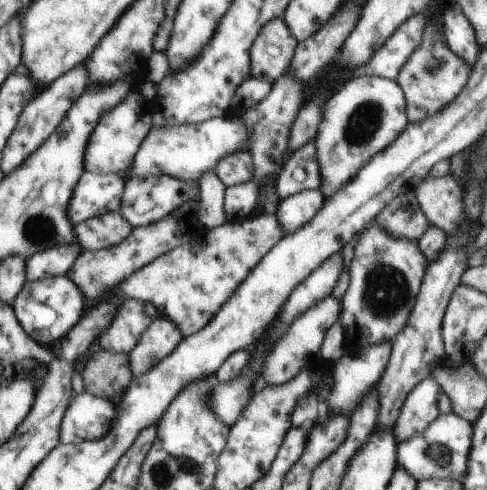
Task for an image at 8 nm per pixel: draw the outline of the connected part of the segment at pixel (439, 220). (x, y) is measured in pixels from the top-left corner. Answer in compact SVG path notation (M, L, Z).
M429 175L416 186L414 194L428 222L440 228L446 236L453 233L463 221L463 190L459 180L452 175L439 178L433 178L432 175Z

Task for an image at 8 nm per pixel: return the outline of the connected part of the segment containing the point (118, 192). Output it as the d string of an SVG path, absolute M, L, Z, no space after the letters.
M83 172L67 214L76 226L93 217L107 213L121 213L121 201L127 175L120 173L97 174Z

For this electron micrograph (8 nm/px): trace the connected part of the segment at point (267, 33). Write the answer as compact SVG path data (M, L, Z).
M282 18L269 21L250 50L251 76L273 84L289 70L297 45L298 40L287 30Z

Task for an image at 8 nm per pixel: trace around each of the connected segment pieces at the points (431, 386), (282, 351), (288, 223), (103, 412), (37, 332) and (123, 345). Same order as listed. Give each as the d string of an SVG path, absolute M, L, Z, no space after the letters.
M428 376L406 396L393 427L398 444L423 432L441 414L438 409L441 392L437 380Z
M328 296L306 313L294 320L286 335L275 345L273 352L267 357L265 370L263 371L264 382L267 385L284 385L295 378L303 369L312 369L318 360L322 360L322 344L328 329L339 320L343 301Z
M303 189L301 192L280 200L275 216L286 232L295 232L306 225L322 207L325 197L320 189Z
M88 392L74 396L62 420L60 442L78 444L106 435L116 416L113 404L113 399L99 398Z
M68 275L40 281L26 281L14 302L13 312L26 334L38 345L48 347L56 340L63 340L66 334L81 322L86 312L84 297L81 288Z
M139 299L122 301L111 324L98 336L99 347L104 351L129 354L159 316L157 307L150 302Z

